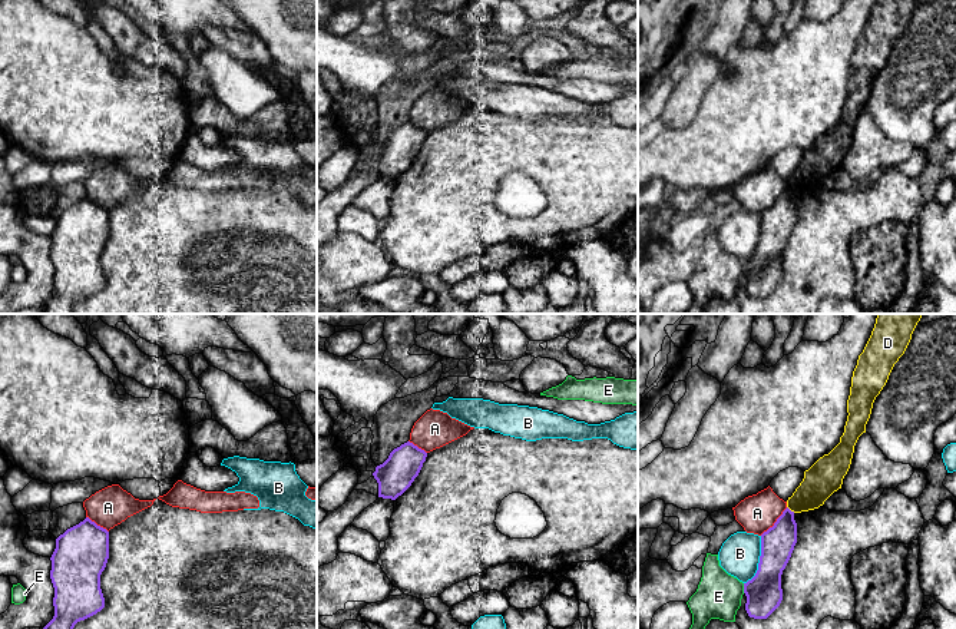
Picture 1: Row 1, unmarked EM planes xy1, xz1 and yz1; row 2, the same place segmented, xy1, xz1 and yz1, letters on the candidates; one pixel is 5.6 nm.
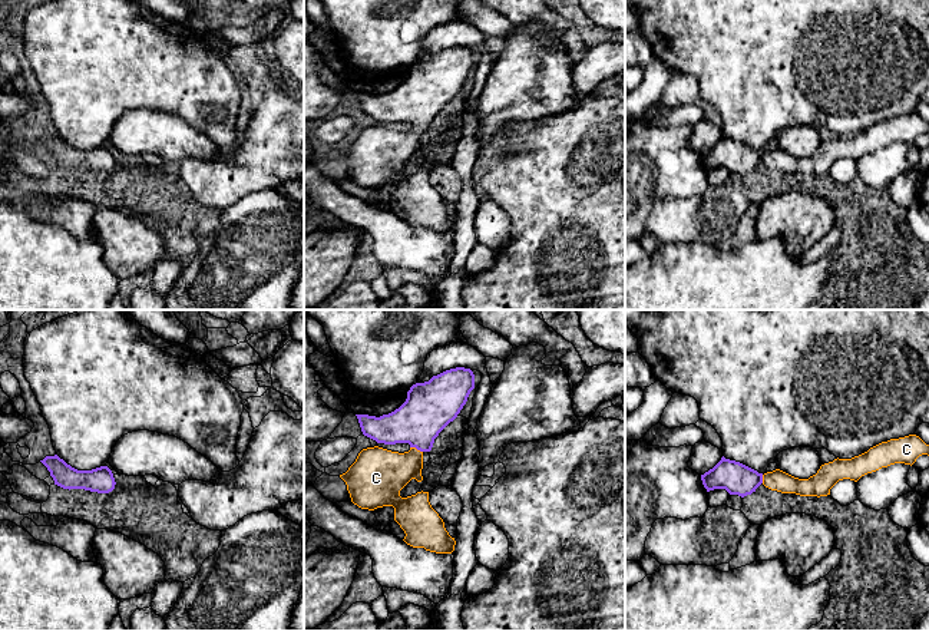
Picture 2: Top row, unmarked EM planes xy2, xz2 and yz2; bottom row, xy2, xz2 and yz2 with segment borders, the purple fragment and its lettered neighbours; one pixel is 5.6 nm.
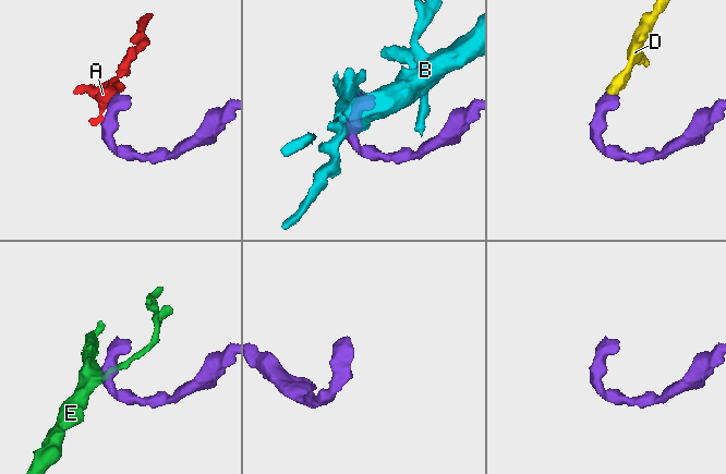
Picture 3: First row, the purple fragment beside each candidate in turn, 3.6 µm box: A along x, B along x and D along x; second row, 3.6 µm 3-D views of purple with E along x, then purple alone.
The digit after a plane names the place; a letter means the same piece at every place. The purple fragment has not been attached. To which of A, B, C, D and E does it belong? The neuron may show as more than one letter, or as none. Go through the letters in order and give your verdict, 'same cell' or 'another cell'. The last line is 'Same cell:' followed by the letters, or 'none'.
A: another cell
B: another cell
C: same cell
D: another cell
E: another cell
Same cell: C

